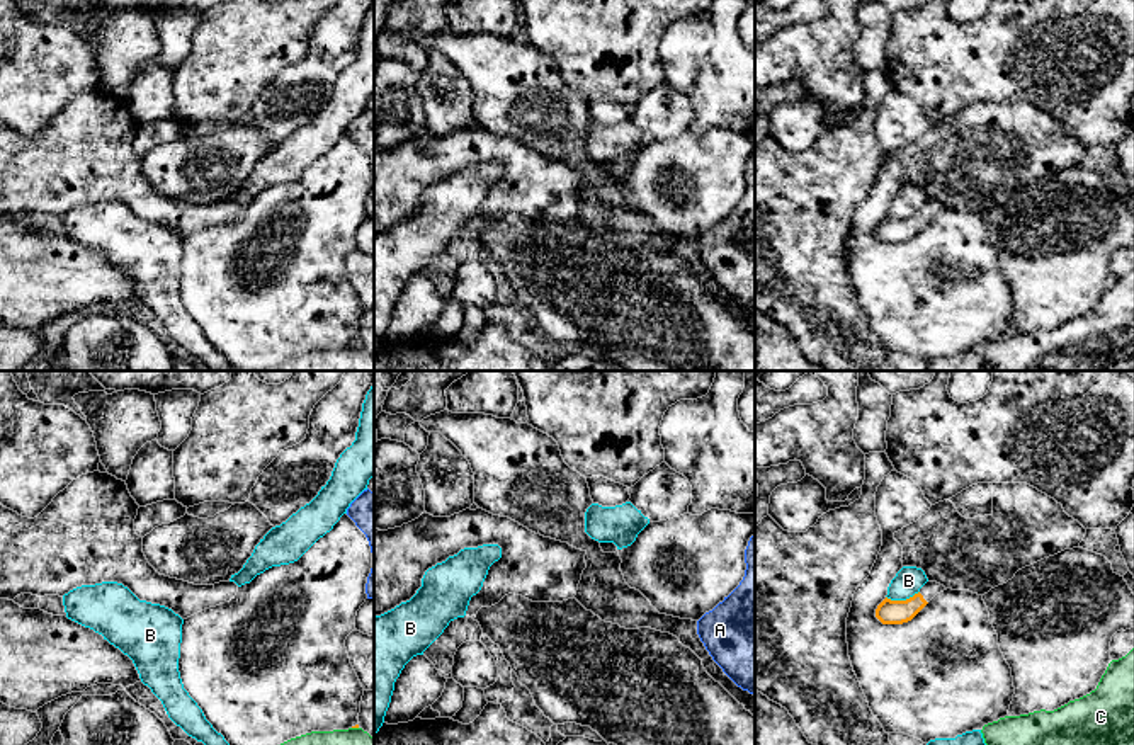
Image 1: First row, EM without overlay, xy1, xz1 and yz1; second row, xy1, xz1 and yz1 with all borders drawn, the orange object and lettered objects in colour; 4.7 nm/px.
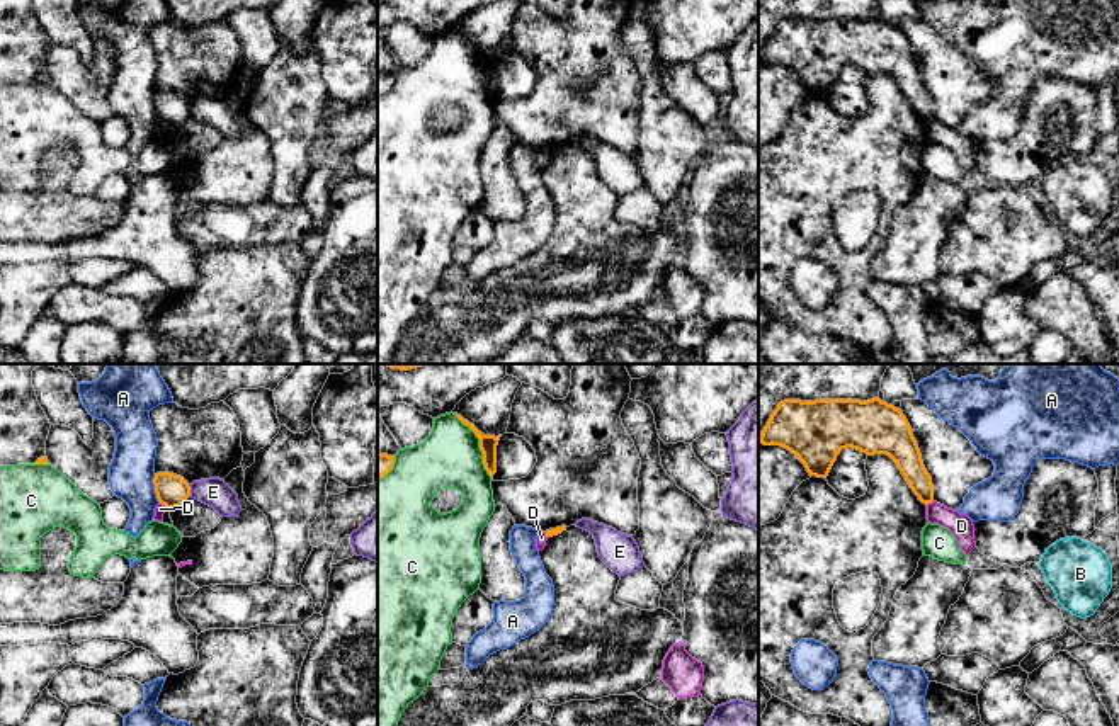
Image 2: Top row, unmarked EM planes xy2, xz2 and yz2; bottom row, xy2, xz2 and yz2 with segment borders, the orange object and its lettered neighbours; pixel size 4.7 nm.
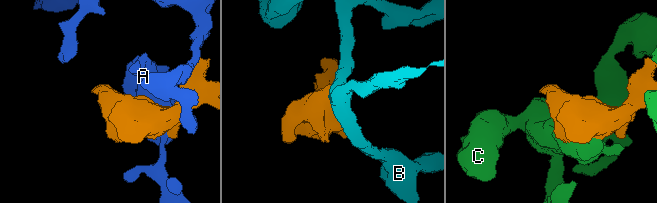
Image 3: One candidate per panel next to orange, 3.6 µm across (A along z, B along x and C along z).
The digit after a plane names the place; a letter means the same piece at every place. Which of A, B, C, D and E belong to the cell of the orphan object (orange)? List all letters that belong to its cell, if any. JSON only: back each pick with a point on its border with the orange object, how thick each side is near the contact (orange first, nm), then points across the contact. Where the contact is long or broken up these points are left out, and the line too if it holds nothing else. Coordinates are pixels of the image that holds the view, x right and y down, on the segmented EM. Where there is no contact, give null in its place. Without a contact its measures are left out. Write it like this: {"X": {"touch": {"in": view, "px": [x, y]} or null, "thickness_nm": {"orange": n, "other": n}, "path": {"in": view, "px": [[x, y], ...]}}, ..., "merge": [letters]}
{"merge": []}

